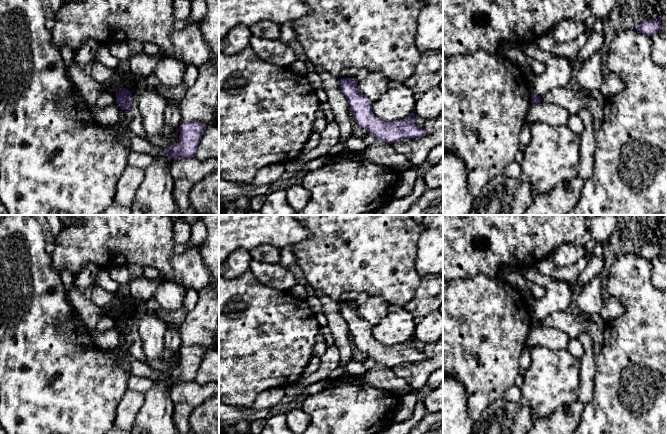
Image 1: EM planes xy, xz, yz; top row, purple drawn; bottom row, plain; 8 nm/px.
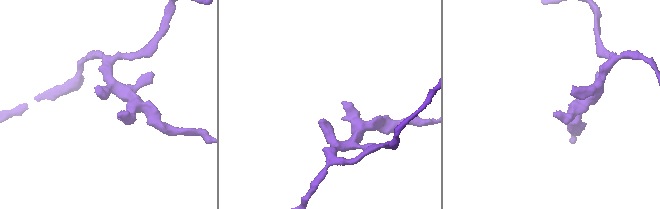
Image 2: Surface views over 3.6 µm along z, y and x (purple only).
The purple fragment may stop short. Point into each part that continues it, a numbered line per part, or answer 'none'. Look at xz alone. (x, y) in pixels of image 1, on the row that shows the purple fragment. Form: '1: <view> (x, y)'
none

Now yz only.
none

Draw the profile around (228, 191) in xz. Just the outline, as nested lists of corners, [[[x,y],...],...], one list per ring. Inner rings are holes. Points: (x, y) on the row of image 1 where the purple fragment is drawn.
[[[219,177],[219,204],[233,202],[242,196],[246,196],[246,190],[242,184]]]

